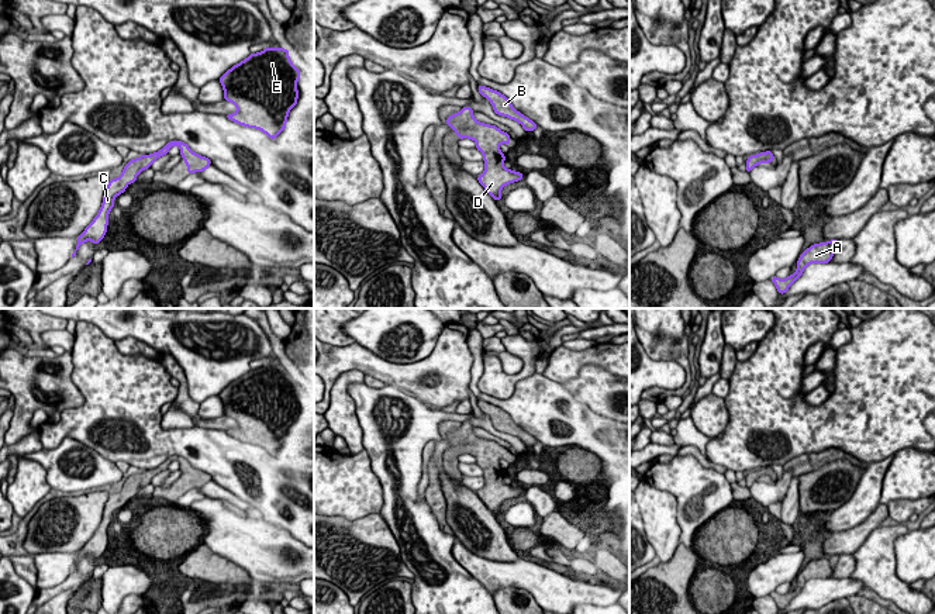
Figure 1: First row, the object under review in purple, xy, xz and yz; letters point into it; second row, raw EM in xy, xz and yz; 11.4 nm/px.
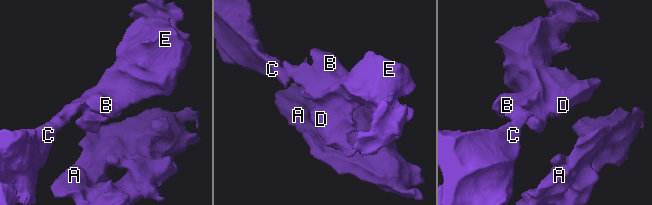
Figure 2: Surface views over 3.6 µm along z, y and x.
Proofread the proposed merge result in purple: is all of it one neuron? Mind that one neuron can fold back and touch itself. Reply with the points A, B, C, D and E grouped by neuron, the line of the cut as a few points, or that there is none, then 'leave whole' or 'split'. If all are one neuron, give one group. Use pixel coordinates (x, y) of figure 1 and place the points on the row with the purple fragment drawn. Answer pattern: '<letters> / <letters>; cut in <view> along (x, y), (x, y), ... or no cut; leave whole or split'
A B C D E; no cut; leave whole

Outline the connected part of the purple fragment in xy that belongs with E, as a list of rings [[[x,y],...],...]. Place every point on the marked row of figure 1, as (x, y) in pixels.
[[[266,46],[258,54],[251,54],[218,79],[224,89],[224,100],[237,107],[235,113],[225,117],[239,125],[262,131],[270,139],[276,139],[286,127],[289,111],[297,104],[299,79],[300,70],[291,63],[286,48]]]

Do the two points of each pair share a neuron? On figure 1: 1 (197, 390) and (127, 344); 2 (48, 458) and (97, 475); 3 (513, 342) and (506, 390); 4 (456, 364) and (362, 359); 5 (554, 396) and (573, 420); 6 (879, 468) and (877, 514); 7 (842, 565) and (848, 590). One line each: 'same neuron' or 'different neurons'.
1: different neurons
2: same neuron
3: same neuron
4: same neuron
5: same neuron
6: different neurons
7: different neurons

